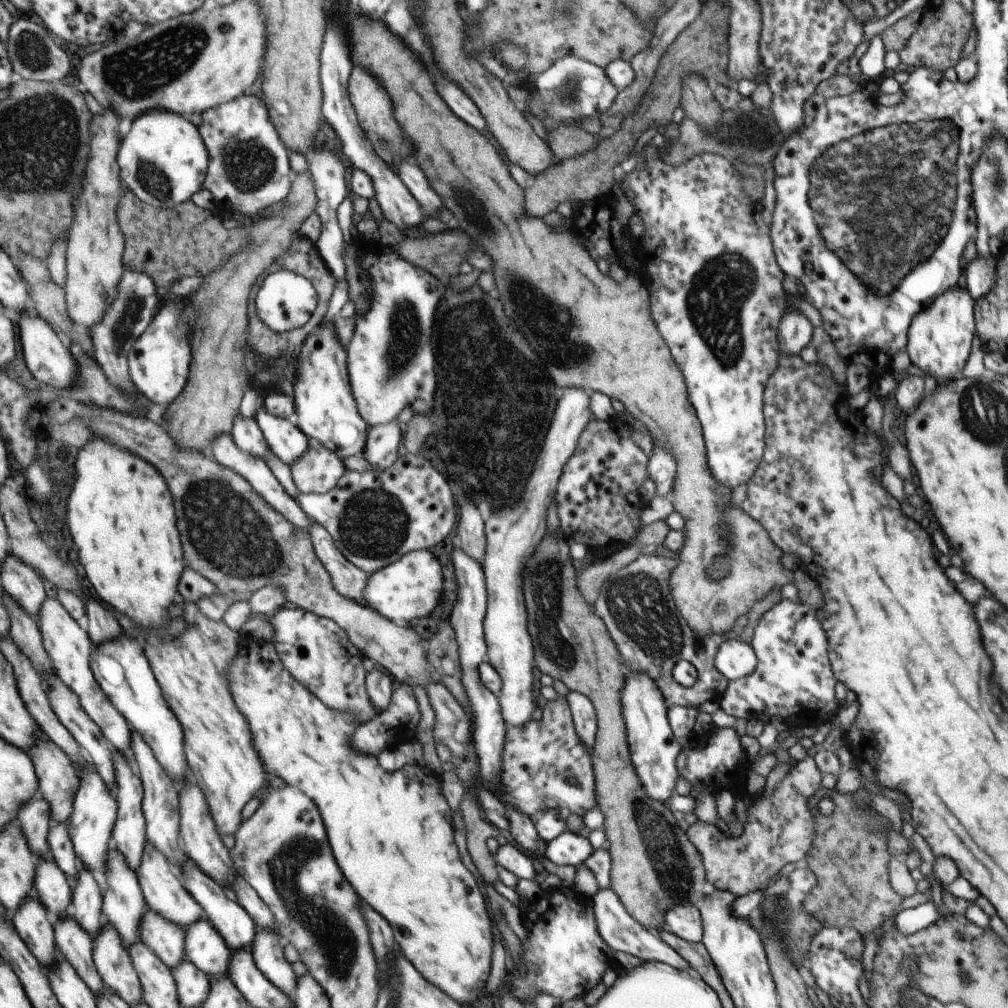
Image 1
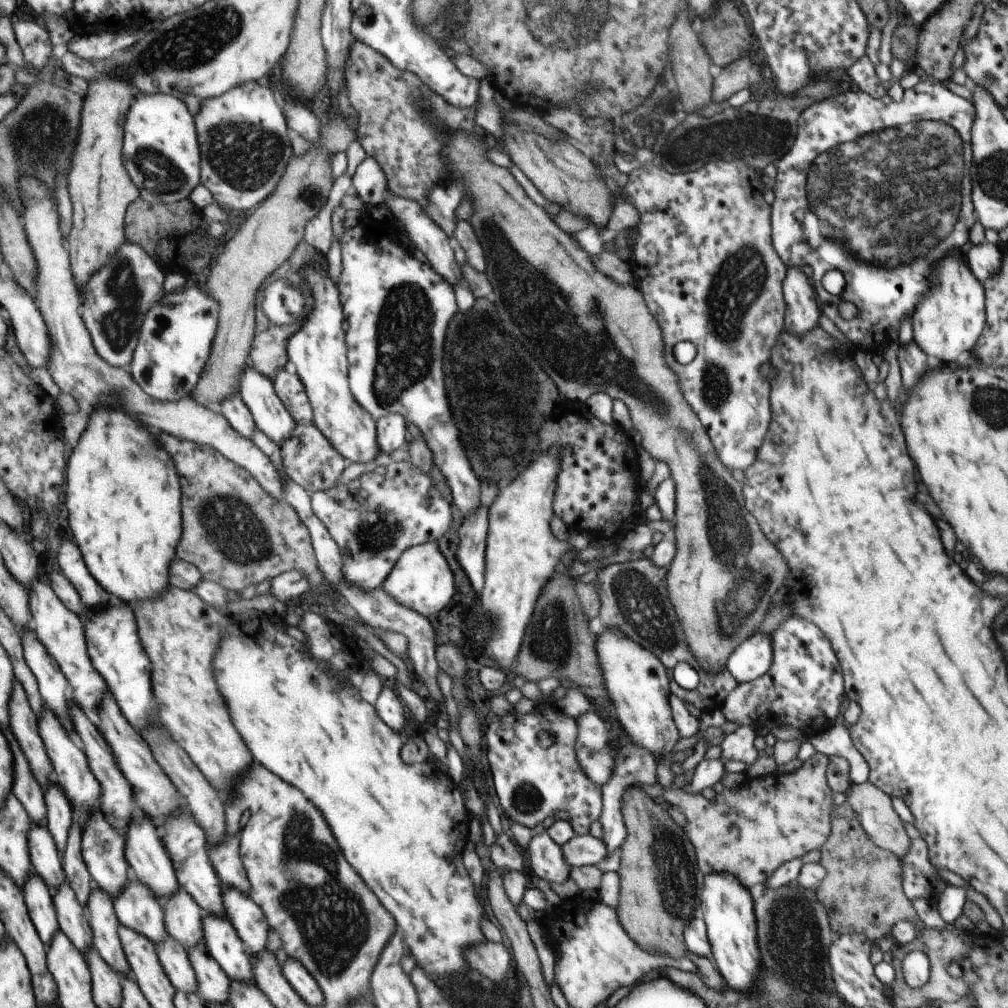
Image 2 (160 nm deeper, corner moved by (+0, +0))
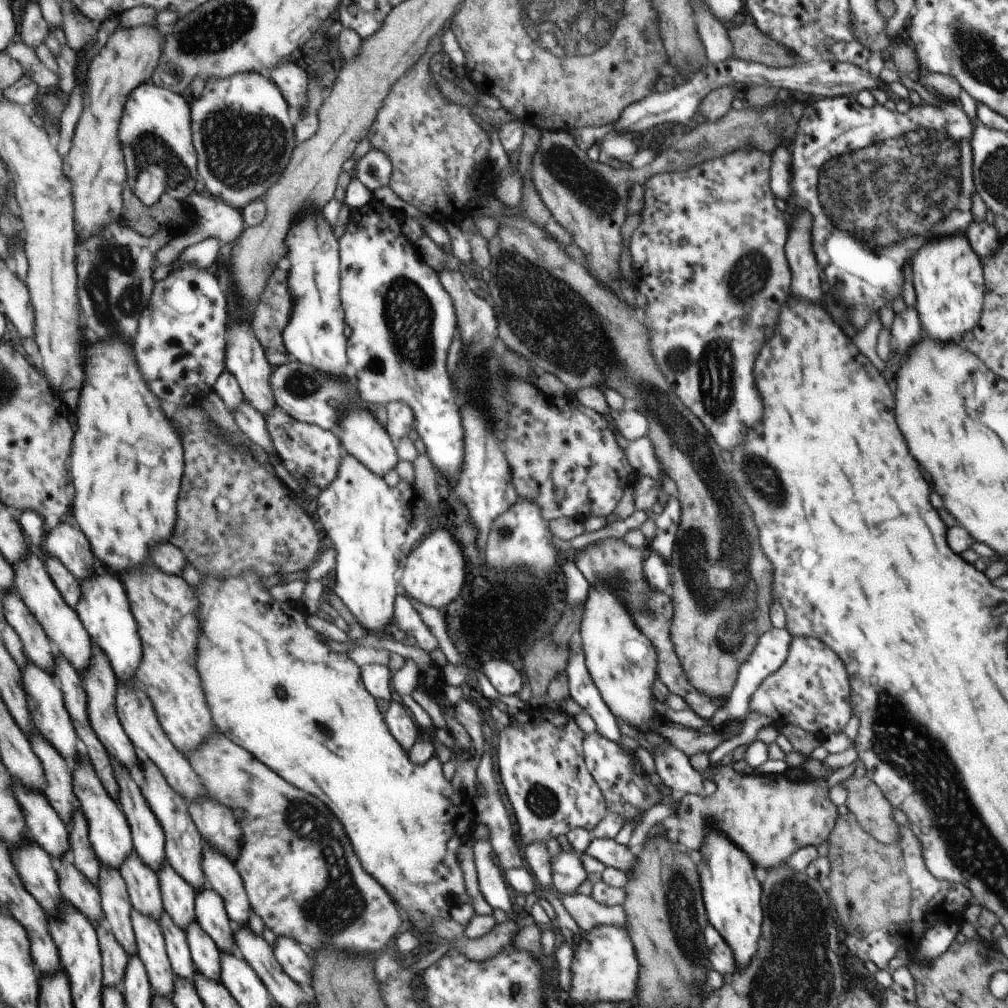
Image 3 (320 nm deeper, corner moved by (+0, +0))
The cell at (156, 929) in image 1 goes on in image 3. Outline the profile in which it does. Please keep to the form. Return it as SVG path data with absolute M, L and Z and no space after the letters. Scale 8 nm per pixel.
M135 851L123 864L120 872L127 884L133 908L139 914L143 912L160 922L165 913L165 906L163 906L158 872L149 868L149 864L145 864L145 860L139 858L139 854Z

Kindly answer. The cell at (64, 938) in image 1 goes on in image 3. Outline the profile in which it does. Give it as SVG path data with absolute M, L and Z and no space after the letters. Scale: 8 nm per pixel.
M70 852L57 863L57 875L64 900L73 904L81 914L85 914L93 926L104 916L101 906L101 892L91 880L87 880L75 866Z

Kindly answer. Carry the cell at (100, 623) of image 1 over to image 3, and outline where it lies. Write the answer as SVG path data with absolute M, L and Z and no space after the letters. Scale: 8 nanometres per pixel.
M63 522L57 528L48 528L45 547L50 555L59 558L82 581L93 576L95 554L83 530L75 527Z

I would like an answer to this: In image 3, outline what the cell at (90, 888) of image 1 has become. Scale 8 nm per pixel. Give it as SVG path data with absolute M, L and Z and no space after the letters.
M81 809L75 810L73 821L73 832L70 832L72 859L75 866L79 868L79 872L99 887L101 866L97 854L91 846L88 821Z

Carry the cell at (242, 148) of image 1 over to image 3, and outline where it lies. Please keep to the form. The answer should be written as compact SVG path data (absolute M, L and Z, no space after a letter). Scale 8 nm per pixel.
M239 72L227 80L206 81L202 95L191 106L198 170L207 192L240 211L255 200L265 198L284 175L298 145L294 115L279 86L257 72Z

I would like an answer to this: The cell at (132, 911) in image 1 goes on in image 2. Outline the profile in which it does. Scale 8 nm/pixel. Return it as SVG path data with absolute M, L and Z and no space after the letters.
M99 808L92 812L82 836L84 859L91 871L92 878L104 891L113 898L118 896L128 887L128 880L132 877L131 864L127 858L127 840L109 821L108 817Z

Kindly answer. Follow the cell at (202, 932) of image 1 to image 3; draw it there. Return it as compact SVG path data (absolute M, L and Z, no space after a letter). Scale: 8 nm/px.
M169 863L158 872L158 876L165 912L175 920L179 928L186 930L196 920L197 890Z

